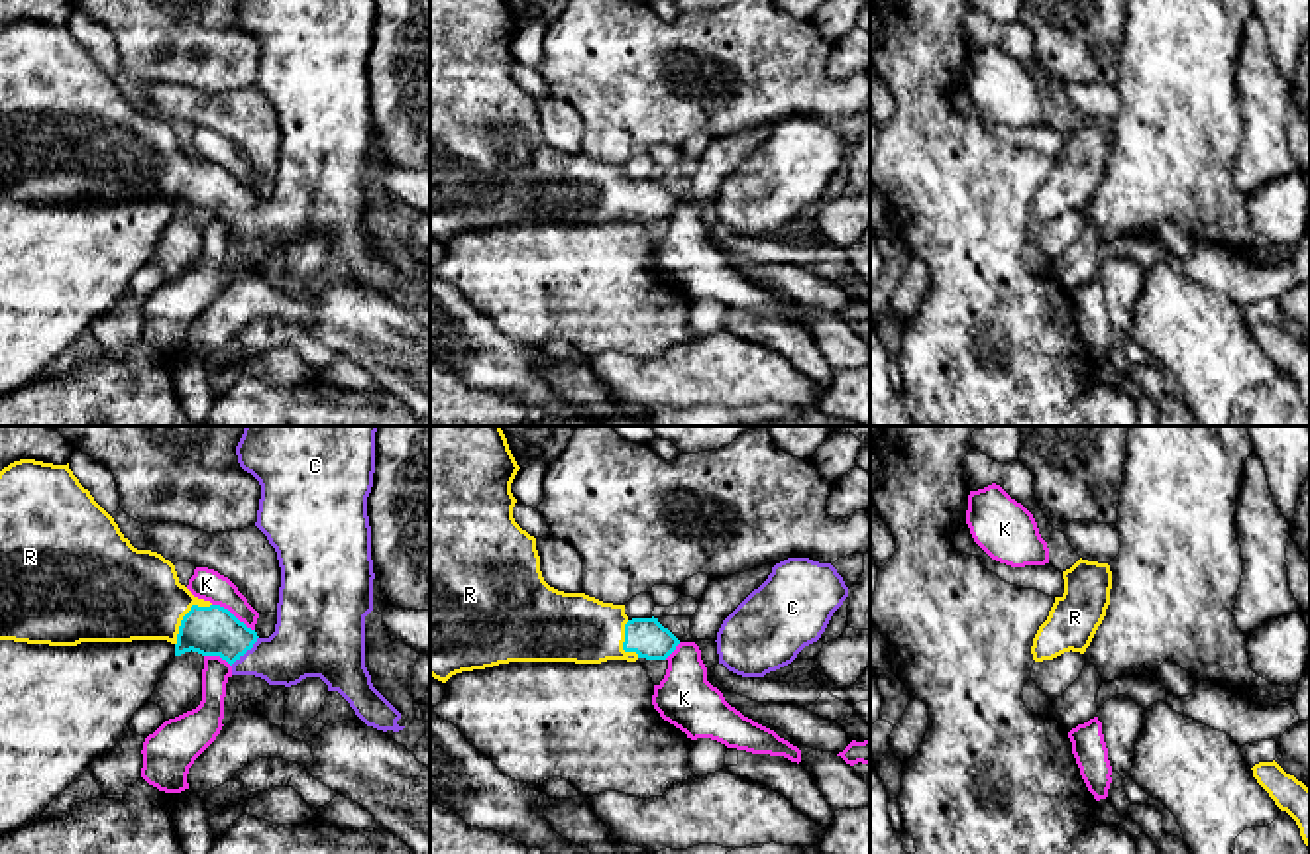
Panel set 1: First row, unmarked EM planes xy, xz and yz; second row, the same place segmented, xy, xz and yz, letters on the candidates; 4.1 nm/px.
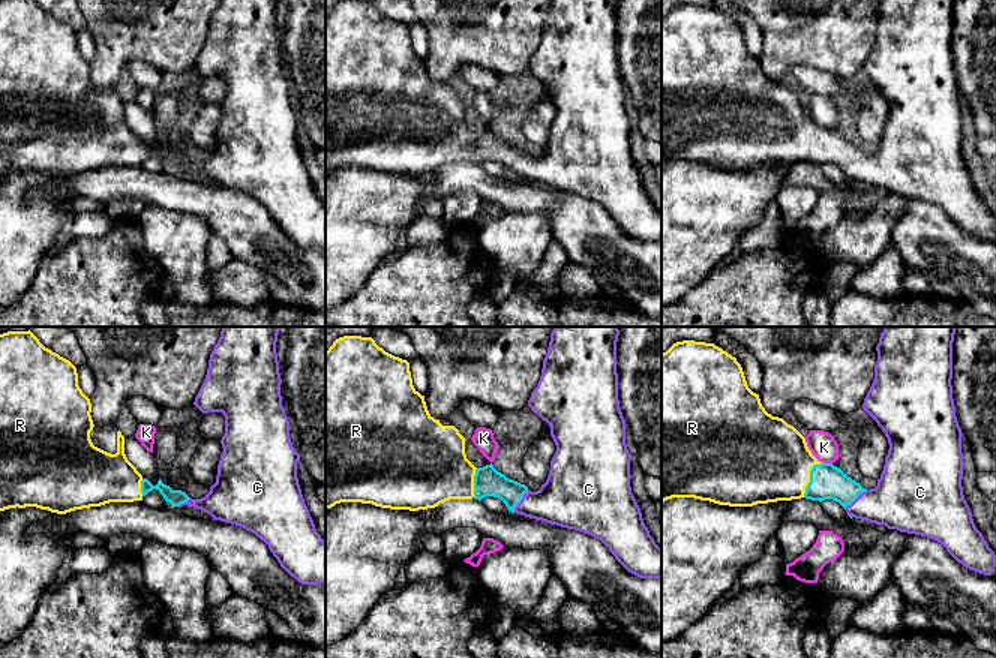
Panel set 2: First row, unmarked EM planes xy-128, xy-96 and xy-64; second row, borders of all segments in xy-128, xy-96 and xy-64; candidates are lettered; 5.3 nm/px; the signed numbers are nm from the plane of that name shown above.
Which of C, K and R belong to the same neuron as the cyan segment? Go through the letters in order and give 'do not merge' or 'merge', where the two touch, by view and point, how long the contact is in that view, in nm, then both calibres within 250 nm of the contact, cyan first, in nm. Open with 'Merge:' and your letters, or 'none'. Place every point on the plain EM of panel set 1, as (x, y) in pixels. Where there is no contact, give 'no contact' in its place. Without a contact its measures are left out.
Merge: C, R
C: merge; meets cyan in xy at (246, 211); contact 170 nm long; 200 nm thick on the cyan side, 280 nm on the other
K: do not merge; meets cyan in xy at (232, 175); contact 200 nm long; 200 nm thick on the cyan side, 130 nm on the other
R: merge; meets cyan in xy at (183, 177); contact 220 nm long; 200 nm thick on the cyan side, 380 nm on the other

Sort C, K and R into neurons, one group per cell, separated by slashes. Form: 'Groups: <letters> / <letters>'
Groups: C R / K

